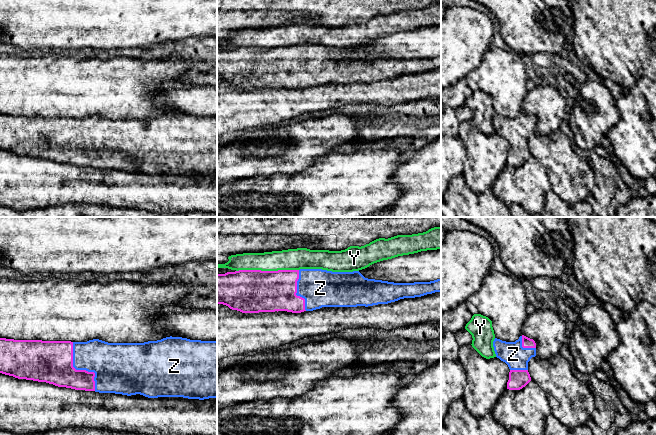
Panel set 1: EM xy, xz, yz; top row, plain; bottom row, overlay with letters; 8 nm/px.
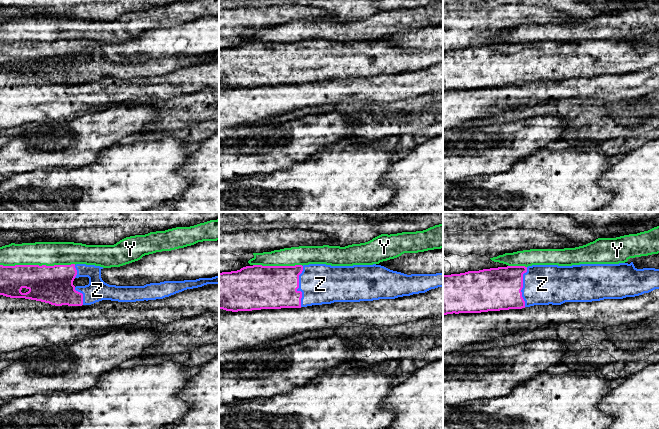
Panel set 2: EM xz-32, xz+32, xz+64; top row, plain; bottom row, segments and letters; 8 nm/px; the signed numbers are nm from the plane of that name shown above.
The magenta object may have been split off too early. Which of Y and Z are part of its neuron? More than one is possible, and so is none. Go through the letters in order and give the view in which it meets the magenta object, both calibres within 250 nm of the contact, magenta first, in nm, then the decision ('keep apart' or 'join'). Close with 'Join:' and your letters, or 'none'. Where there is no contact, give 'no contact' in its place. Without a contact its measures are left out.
Y: meets magenta in xz; 360 nm thick on the magenta side, 180 nm on the other; keep apart
Z: meets magenta in xy; 340 nm thick on the magenta side, 320 nm on the other; join
Join: Z

